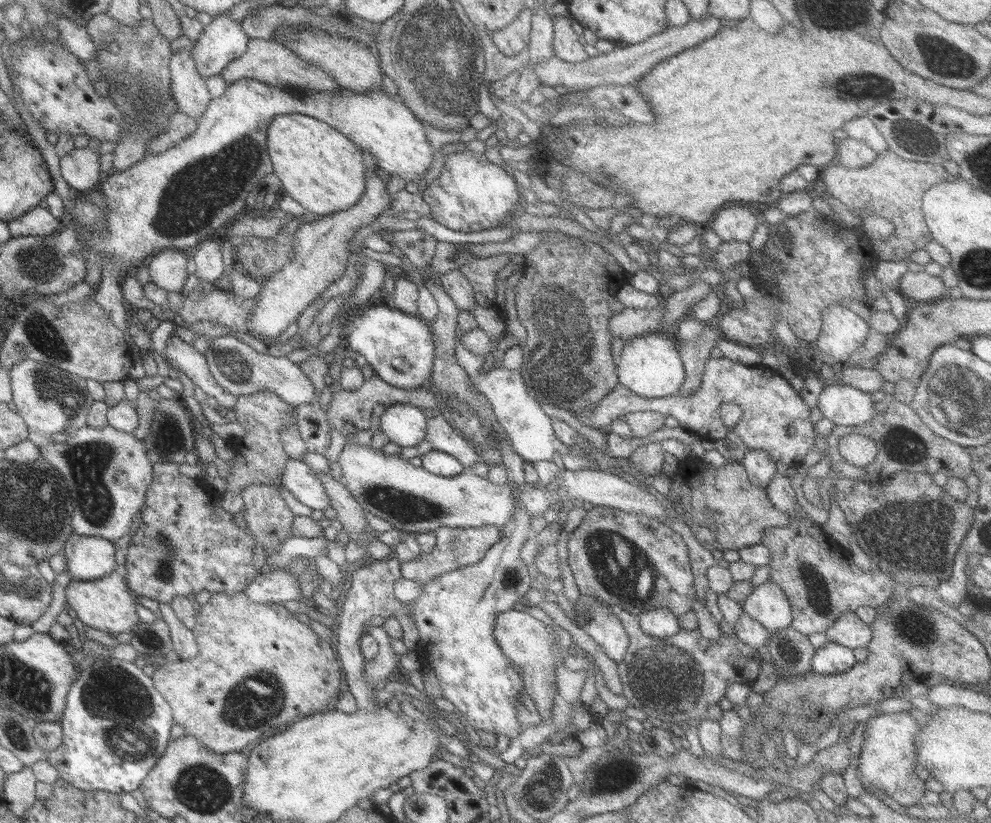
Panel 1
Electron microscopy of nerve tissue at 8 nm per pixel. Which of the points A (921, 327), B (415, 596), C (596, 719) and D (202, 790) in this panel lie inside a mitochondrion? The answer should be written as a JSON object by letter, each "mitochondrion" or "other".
{"A":"other","B":"other","C":"other","D":"mitochondrion"}

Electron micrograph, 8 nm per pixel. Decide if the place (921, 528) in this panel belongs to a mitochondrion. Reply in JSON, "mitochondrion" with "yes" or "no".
{"mitochondrion":"yes"}

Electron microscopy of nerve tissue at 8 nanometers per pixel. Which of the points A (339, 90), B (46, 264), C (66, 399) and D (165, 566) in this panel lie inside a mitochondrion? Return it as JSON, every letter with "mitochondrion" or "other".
{"A":"other","B":"mitochondrion","C":"mitochondrion","D":"mitochondrion"}

